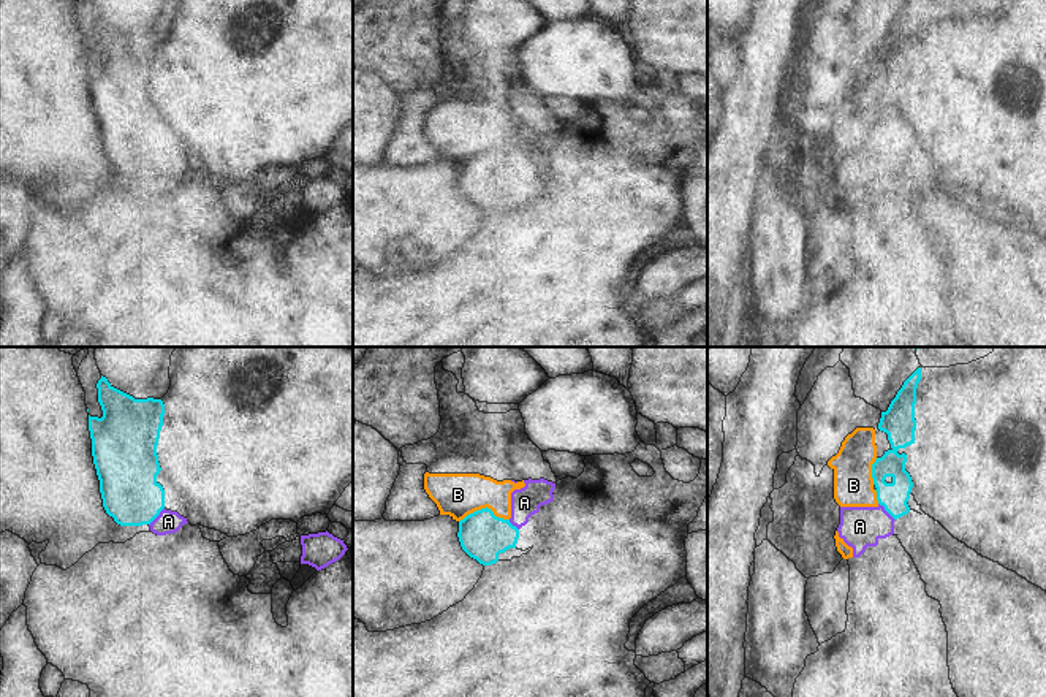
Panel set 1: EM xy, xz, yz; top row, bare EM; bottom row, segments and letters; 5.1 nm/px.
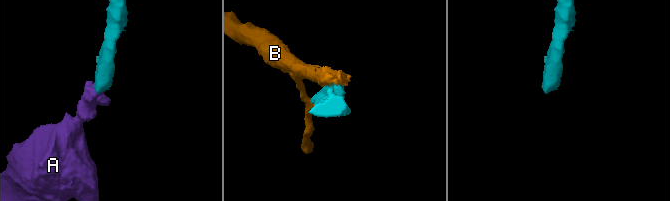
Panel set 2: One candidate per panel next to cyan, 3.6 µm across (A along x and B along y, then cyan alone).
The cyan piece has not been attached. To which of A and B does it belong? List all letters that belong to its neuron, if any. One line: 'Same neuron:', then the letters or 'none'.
Same neuron: A

